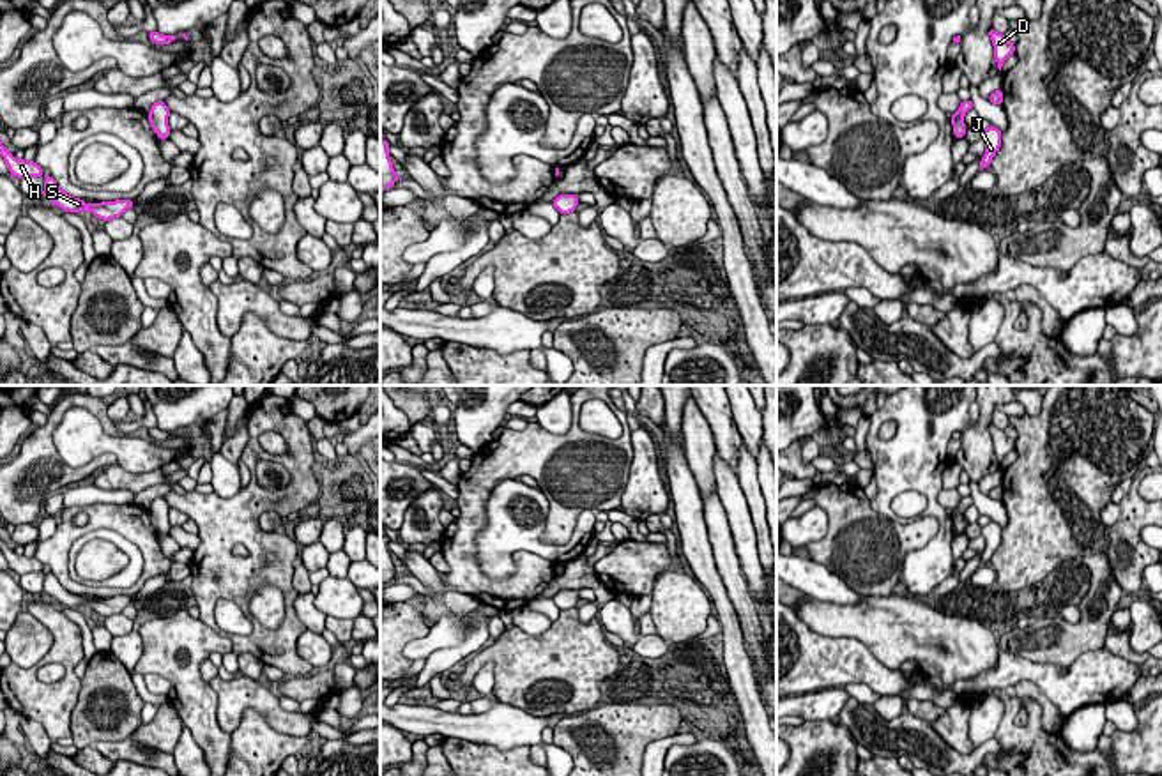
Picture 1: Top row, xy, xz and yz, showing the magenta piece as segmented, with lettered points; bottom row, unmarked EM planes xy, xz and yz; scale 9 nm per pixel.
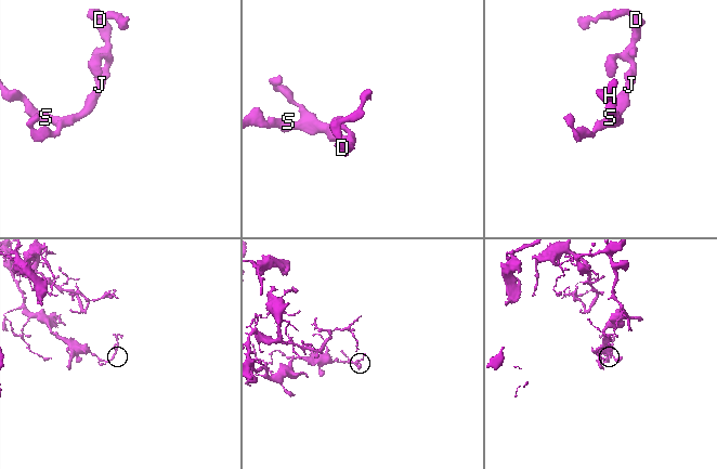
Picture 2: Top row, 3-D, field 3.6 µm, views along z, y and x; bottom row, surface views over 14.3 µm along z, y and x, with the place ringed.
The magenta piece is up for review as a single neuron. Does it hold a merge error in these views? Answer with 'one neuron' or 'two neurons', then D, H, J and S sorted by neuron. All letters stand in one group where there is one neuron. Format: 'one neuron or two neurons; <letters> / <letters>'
one neuron; D H J S

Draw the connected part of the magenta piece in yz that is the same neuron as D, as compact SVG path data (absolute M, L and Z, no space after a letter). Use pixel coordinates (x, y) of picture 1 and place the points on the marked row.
M994 28L989 30L992 46L994 46L994 58L998 62L998 69L1001 71L1005 60L1015 53L1015 44L1008 42L1003 34L996 32Z

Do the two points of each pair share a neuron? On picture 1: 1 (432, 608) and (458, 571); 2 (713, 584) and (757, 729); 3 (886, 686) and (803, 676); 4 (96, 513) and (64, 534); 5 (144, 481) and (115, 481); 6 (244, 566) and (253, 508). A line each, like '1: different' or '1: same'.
1: different
2: same
3: same
4: same
5: same
6: same

